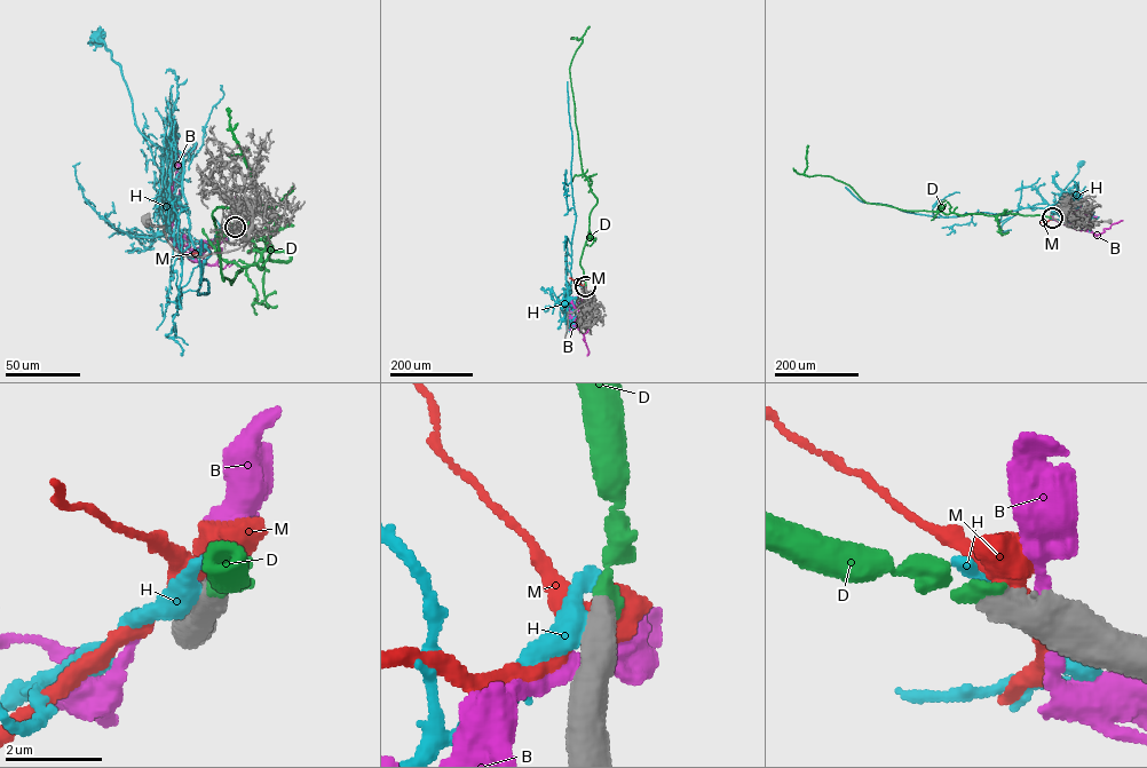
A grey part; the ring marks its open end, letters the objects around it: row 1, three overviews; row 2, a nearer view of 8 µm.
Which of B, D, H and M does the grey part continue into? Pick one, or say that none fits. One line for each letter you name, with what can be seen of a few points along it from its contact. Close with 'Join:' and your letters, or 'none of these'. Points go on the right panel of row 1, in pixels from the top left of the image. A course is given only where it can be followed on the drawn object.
D: Its course: (1052, 218), (1009, 213), (962, 215), (867, 203), (849, 185), (832, 177), (806, 175), (807, 145)
Join: D

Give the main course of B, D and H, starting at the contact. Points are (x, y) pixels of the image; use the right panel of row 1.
B: (1052, 218), (1097, 235), (1122, 220)
D: (1052, 218), (1009, 213), (962, 215), (867, 203), (849, 185), (832, 177), (806, 175), (807, 145)
H: (1052, 218), (1061, 222), (1068, 215), (1068, 200), (1061, 191), (1081, 164)

